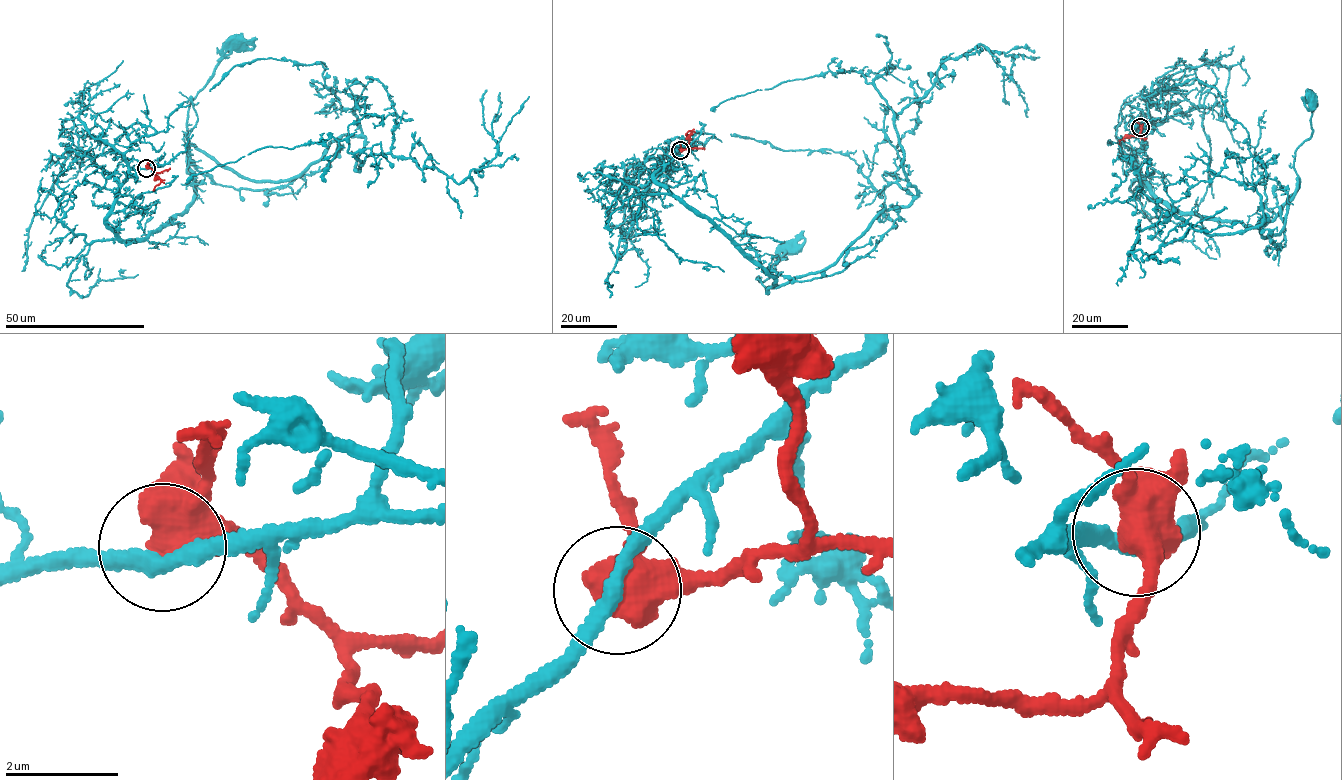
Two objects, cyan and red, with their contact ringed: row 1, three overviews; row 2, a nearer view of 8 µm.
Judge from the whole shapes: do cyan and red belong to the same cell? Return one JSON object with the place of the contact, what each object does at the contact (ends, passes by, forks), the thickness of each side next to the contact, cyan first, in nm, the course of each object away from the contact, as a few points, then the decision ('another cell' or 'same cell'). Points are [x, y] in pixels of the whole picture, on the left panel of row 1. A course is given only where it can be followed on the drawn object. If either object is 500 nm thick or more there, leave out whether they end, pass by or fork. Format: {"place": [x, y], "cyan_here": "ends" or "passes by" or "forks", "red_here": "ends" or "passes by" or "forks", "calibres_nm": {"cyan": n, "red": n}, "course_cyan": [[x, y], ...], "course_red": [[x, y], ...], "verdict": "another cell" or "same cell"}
{"place": [146, 168], "calibres_nm": {"cyan": 280, "red": 550}, "course_cyan": [[146, 168], [129, 171], [107, 216], [124, 240], [187, 209], [188, 108], [236, 42]], "course_red": [[146, 168], [161, 181], [153, 190]], "verdict": "another cell"}

